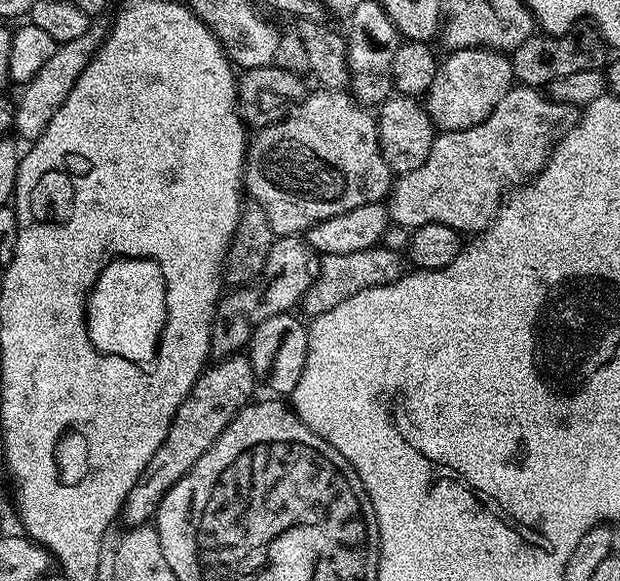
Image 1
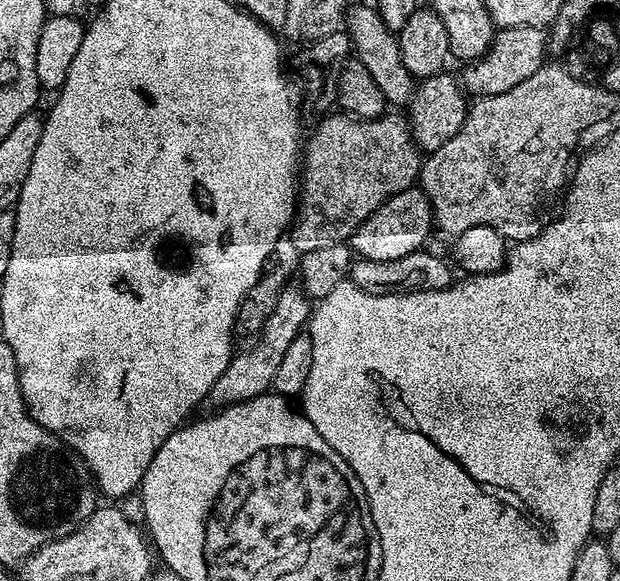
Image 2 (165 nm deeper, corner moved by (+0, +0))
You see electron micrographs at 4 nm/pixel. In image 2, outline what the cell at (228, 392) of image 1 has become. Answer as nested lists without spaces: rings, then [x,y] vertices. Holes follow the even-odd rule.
[[[303,287],[279,289],[274,314],[266,318],[263,328],[255,337],[256,345],[253,348],[244,348],[235,353],[232,361],[222,370],[222,378],[214,382],[214,386],[208,392],[208,400],[216,403],[216,406],[240,404],[244,400],[253,400],[256,396],[265,395],[272,388],[274,374],[278,374],[278,365],[282,362],[290,342],[298,338],[312,318],[313,301]]]

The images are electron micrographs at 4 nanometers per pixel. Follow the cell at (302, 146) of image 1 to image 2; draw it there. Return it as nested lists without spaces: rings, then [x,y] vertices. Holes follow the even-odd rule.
[[[349,114],[332,115],[325,115],[321,119],[325,120],[313,130],[312,137],[309,140],[307,137],[306,143],[302,148],[302,171],[298,176],[298,207],[295,209],[294,219],[290,225],[292,244],[297,248],[297,253],[300,254],[309,252],[310,250],[322,250],[322,246],[334,246],[335,244],[351,241],[354,230],[358,230],[358,226],[362,222],[366,222],[366,218],[370,218],[370,214],[374,214],[374,210],[378,210],[378,206],[382,206],[382,202],[386,202],[394,194],[398,194],[402,190],[413,187],[420,175],[422,153],[416,147],[415,142],[413,142],[407,119],[403,115],[390,116],[390,114],[383,114],[372,119],[357,119],[355,116]]]

